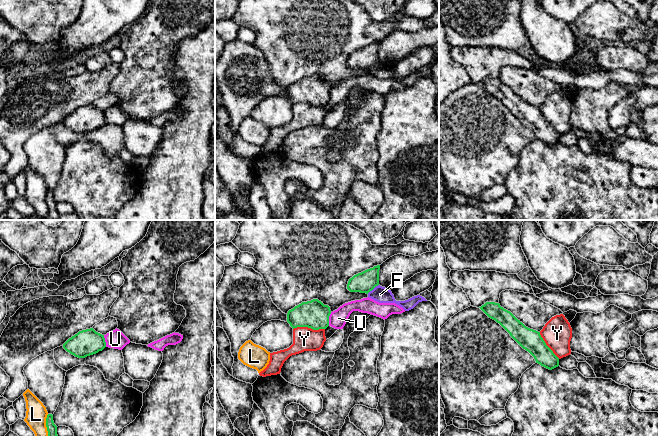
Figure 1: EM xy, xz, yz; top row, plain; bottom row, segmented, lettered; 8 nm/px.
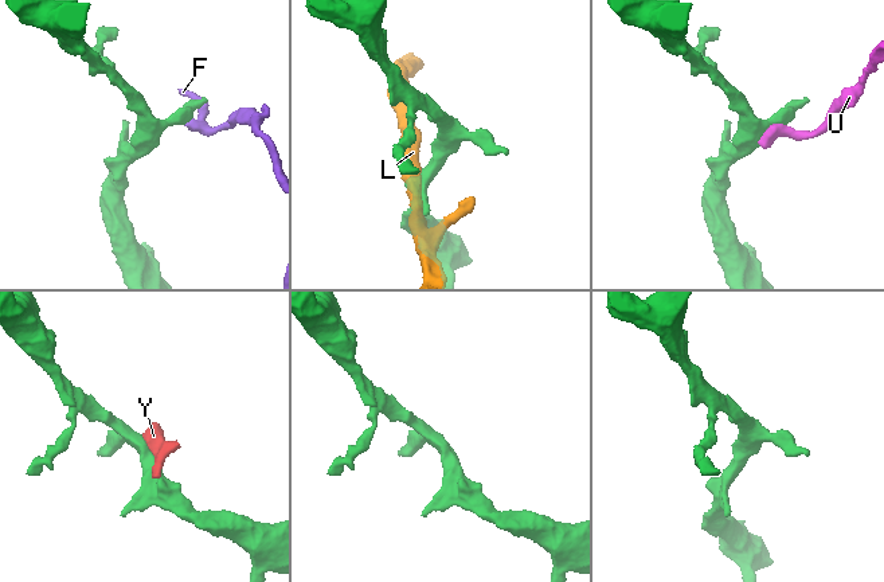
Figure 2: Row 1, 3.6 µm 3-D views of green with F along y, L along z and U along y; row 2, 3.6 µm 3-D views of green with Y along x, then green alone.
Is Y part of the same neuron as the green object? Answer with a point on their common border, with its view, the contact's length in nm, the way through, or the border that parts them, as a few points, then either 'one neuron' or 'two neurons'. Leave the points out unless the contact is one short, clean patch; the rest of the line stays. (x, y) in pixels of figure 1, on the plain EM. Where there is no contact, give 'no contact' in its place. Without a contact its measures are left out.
contact xz (308, 103); length 260 nm; two neurons

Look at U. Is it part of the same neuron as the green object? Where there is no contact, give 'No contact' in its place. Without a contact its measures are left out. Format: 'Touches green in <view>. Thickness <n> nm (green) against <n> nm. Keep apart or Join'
Touches green in xz. Thickness 220 nm (green) against 140 nm. Keep apart

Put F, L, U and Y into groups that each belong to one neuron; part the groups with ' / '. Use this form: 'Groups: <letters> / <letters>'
Groups: F / L / U Y

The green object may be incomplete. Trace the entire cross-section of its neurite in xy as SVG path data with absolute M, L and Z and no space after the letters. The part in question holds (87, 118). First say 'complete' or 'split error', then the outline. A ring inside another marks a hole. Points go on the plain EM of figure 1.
complete; M93 104L79 107L69 114L63 124L78 134L85 134L102 127L106 123L104 111Z

